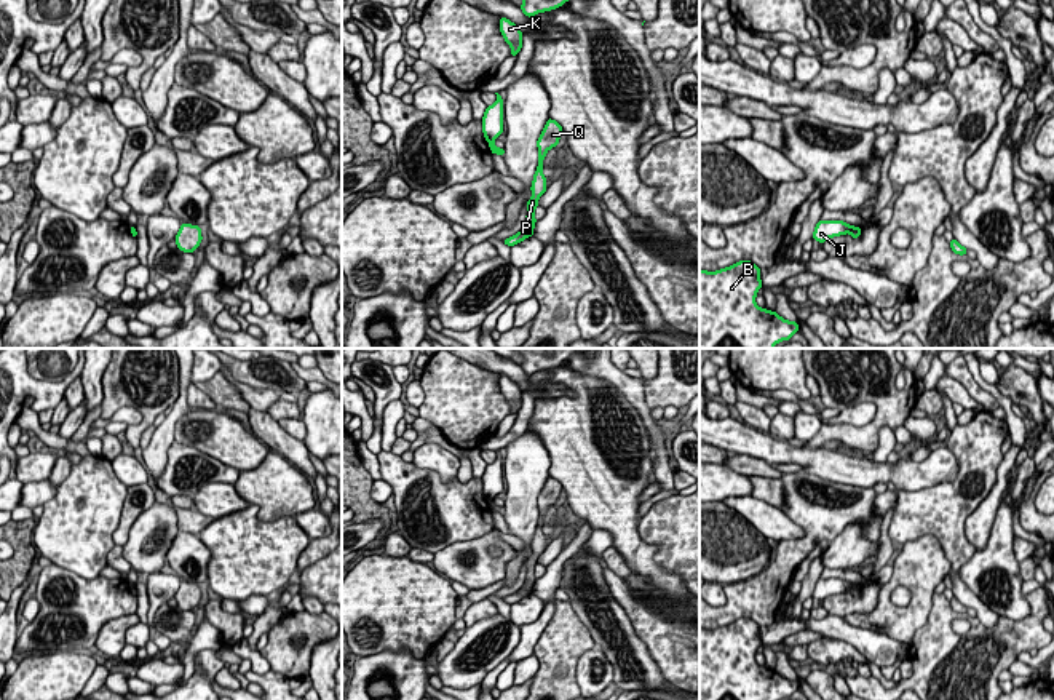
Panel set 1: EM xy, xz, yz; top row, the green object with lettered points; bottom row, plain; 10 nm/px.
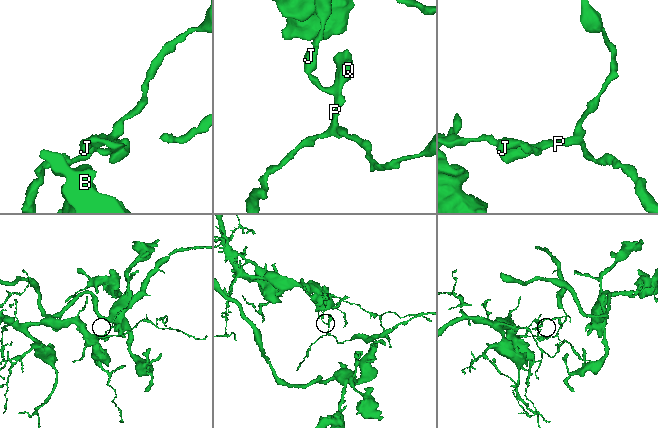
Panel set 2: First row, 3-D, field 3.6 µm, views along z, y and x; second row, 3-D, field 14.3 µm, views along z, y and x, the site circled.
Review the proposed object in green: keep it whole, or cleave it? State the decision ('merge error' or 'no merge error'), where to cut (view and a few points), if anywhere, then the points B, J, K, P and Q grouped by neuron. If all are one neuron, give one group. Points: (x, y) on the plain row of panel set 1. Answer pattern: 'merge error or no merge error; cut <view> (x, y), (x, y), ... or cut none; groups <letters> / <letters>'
merge error; cut yz (853, 585), (848, 590); groups B J K / P Q

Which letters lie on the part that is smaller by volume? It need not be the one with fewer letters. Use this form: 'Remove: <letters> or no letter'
Remove: P, Q

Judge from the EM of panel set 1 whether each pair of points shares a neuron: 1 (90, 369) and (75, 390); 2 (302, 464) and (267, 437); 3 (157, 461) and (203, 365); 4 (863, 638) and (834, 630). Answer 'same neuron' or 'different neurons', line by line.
1: different neurons
2: same neuron
3: different neurons
4: same neuron

